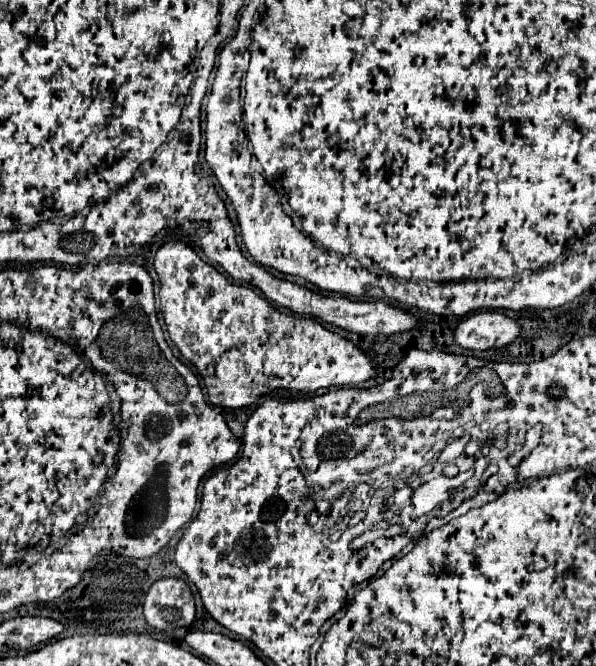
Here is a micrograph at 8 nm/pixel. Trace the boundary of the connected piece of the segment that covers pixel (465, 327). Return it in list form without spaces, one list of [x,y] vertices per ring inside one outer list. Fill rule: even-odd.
[[[478,312],[462,322],[454,330],[454,340],[464,350],[492,350],[508,346],[520,328],[502,312]]]

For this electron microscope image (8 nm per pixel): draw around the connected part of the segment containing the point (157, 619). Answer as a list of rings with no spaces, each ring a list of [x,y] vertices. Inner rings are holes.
[[[182,578],[156,580],[144,600],[146,622],[156,630],[190,626],[194,620],[194,596]]]

